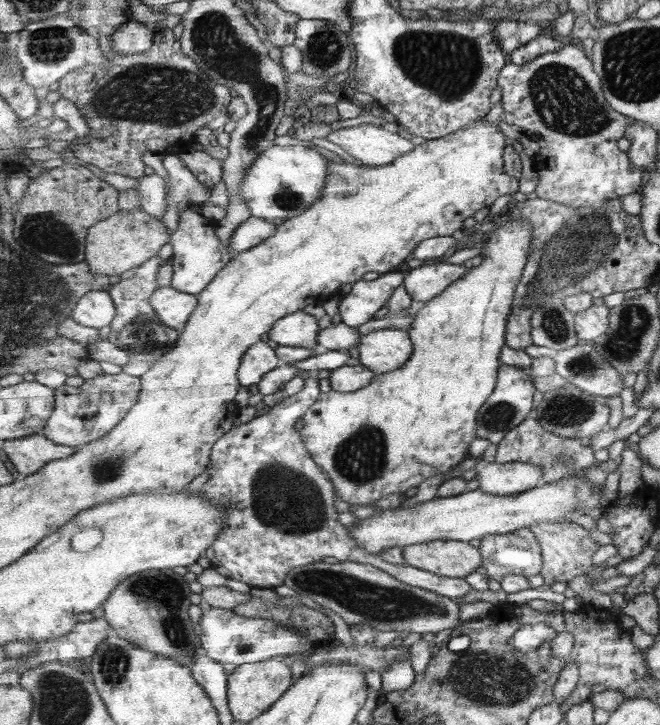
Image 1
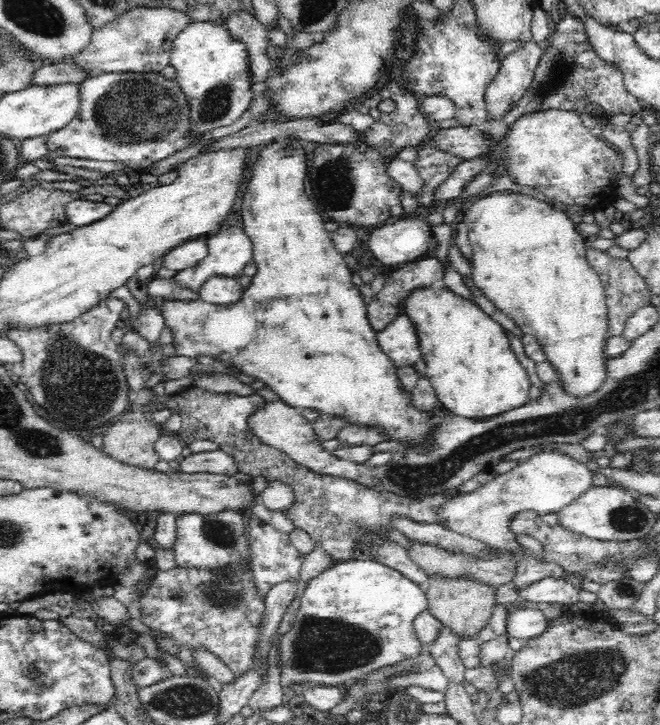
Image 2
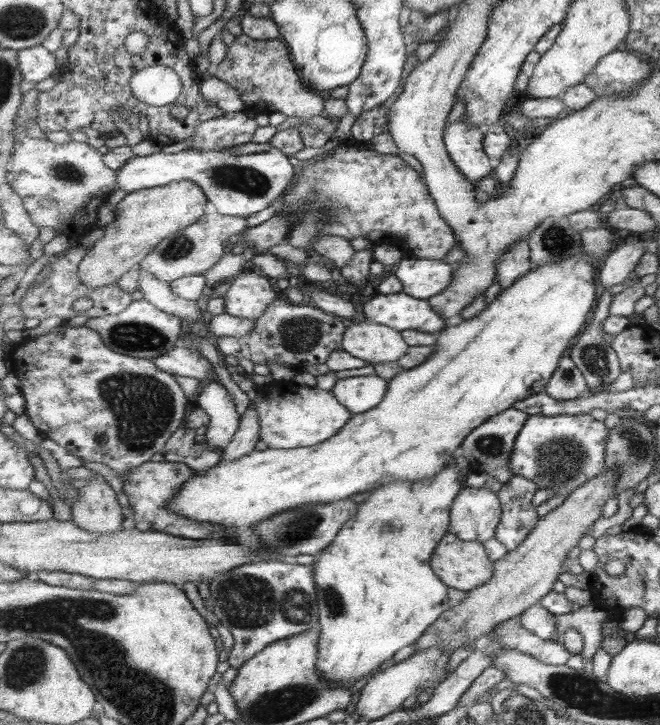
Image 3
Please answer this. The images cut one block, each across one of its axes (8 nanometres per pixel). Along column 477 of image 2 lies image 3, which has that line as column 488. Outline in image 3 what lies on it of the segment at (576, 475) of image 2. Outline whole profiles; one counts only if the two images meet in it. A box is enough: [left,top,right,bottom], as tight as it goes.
[450,486,503,542]

